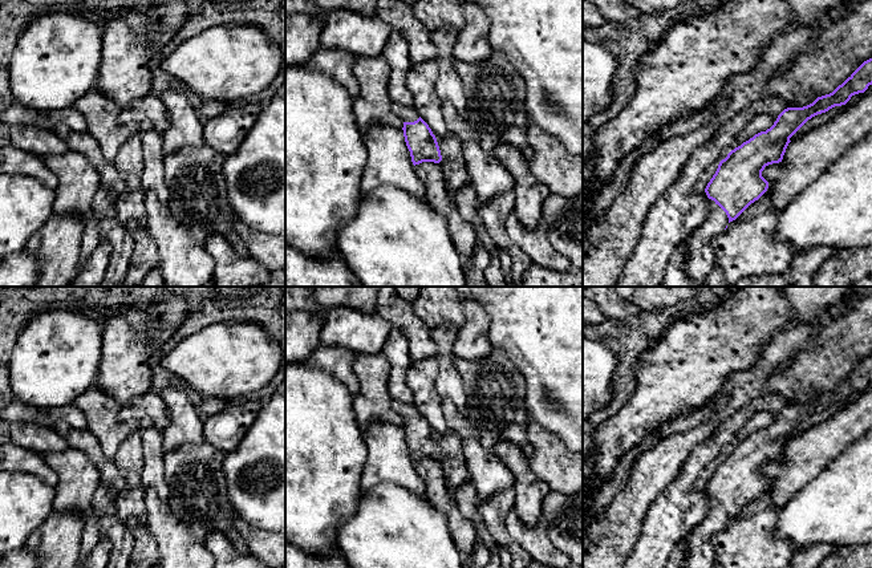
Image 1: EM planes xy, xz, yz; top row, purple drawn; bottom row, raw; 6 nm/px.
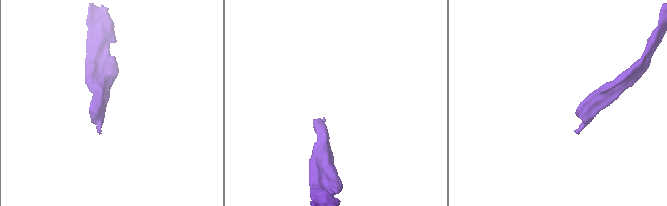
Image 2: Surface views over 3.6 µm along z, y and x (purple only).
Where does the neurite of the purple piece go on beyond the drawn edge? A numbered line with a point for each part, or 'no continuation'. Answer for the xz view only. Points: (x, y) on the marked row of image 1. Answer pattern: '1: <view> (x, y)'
1: xz (408, 114)

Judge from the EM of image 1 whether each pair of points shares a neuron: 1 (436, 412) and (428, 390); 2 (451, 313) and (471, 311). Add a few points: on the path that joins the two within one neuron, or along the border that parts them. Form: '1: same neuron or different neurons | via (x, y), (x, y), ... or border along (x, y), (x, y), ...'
1: same neuron | via (430, 406), (428, 396)
2: different neurons | border along (461, 300), (463, 324), (457, 329)

